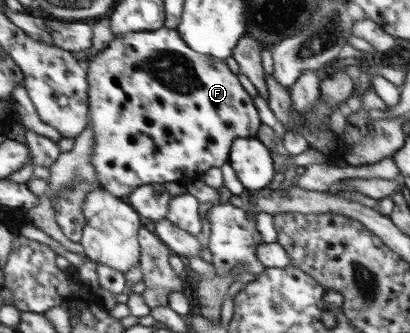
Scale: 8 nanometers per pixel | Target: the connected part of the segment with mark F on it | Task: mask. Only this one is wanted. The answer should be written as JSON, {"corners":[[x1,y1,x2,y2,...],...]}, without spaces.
{"corners":[[163,27,159,30,146,30,146,31,135,31,130,33,123,33,119,36,114,36,106,45,105,48,102,48,97,55,94,56,91,62,86,62,84,64,86,70,86,83,87,83,87,106,88,112,90,112,89,121,92,125,92,165,96,174,96,182,98,182,98,187,103,190,110,191,111,194,118,196,119,198,126,198,129,196,134,189,137,189,139,185,153,185,153,184,164,184,175,182,175,180,179,180,179,178,183,178,183,176,187,176,187,181,189,181,189,176,197,176,197,174,201,174,201,172,205,172,207,168,219,168,222,164,229,161,230,154,230,146,233,144,233,140,235,138,249,138,249,136,255,136,255,132,258,131,259,128,259,118,257,118,257,112,255,112,255,108,253,108,253,104,251,104,251,98,247,96,247,92,243,90,243,86,239,84,239,80,237,80,237,76,235,74,231,74,229,72,229,68,225,66,225,62,219,62,220,60,215,57,208,57,204,54,199,54,194,50,191,50,190,47,186,45,186,42,183,42,181,35,175,29,167,29]]}

